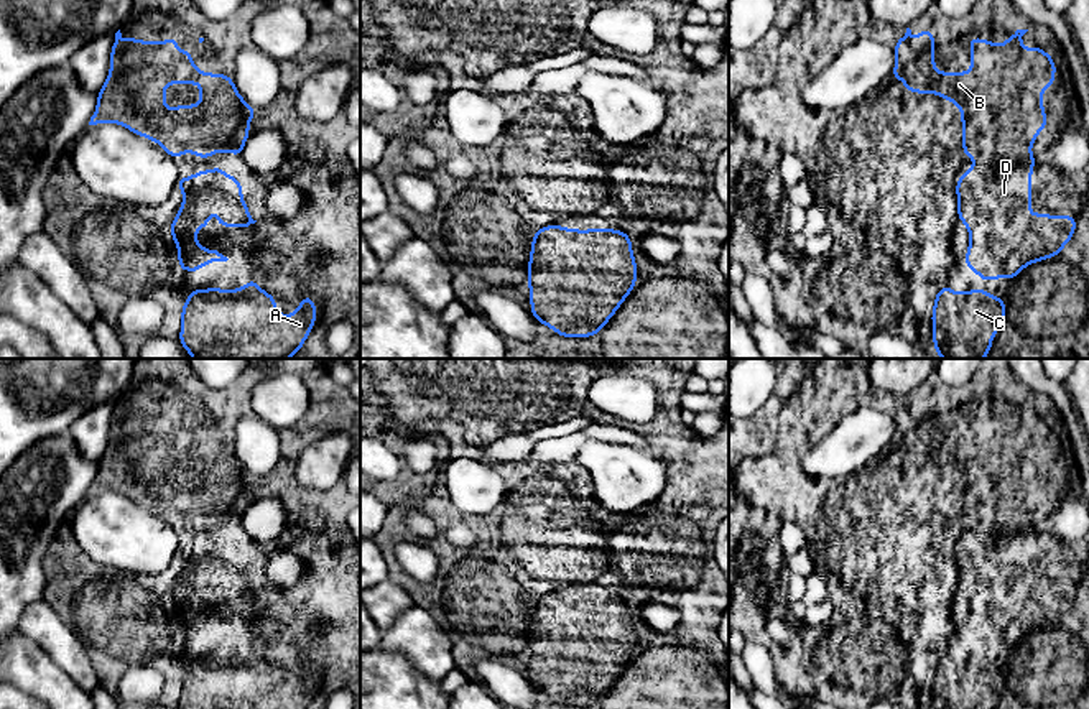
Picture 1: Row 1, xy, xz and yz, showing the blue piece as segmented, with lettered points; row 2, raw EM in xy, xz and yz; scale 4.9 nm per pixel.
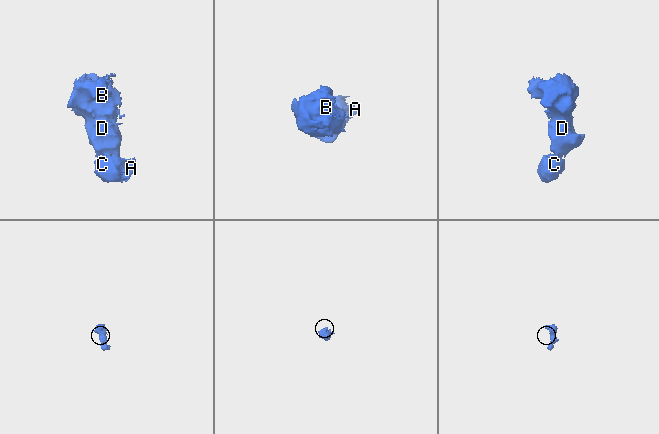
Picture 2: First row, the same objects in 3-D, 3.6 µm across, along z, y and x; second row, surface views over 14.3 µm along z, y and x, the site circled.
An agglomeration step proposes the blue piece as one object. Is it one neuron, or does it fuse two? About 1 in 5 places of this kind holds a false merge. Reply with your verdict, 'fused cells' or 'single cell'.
single cell

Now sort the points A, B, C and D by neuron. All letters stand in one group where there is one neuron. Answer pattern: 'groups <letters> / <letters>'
groups A B C D

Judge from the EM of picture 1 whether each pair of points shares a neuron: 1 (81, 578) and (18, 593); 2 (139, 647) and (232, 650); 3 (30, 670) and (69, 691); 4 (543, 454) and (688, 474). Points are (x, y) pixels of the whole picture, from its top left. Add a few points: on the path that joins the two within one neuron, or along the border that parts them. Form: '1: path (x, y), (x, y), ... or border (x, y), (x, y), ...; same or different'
1: border (50, 548), (48, 581), (41, 597); different
2: path (162, 663), (176, 668), (209, 668); same
3: path (40, 676), (60, 691); same
4: border (573, 458), (568, 463); different

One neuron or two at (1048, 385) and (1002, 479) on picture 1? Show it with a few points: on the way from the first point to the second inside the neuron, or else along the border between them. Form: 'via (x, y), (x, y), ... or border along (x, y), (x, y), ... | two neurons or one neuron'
border along (1014, 375), (1033, 393), (1043, 393), (1066, 426) | two neurons

